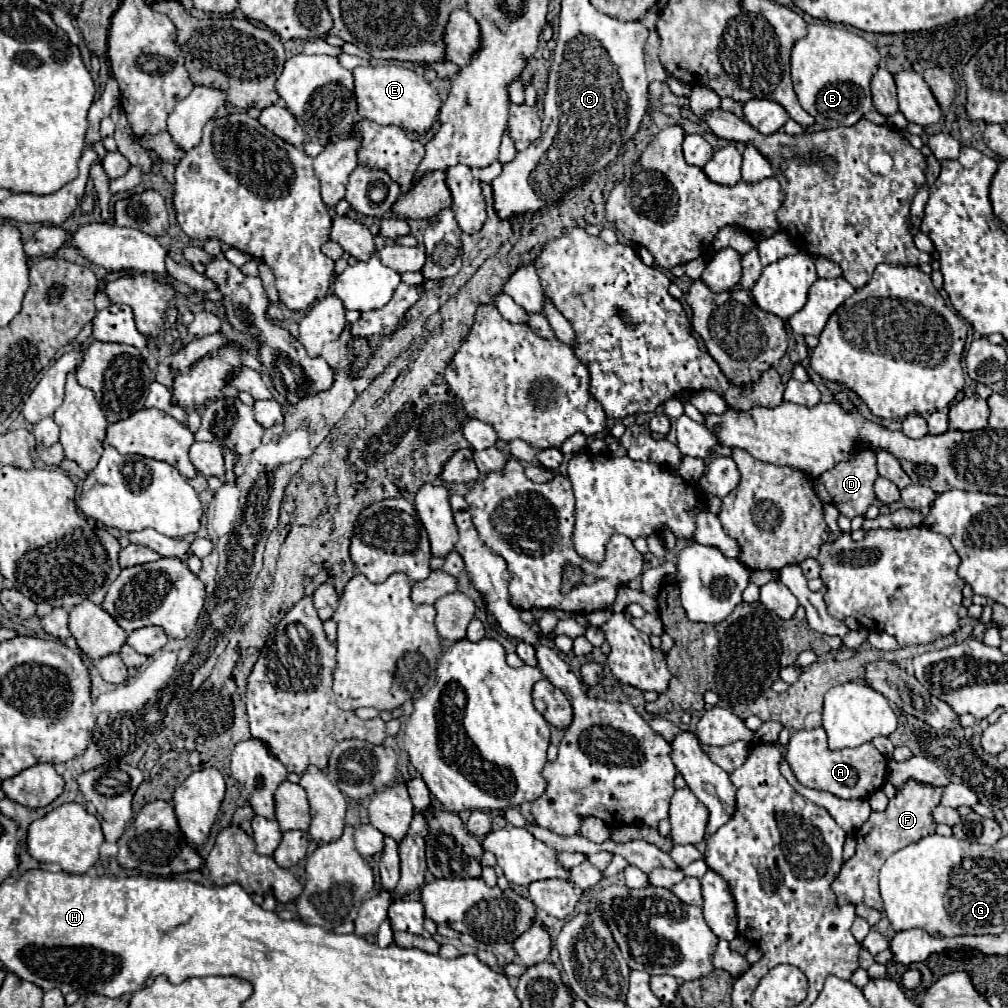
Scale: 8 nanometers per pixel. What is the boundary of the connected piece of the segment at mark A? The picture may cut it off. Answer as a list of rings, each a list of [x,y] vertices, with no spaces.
[[[822,727],[792,733],[786,747],[786,759],[800,785],[832,793],[838,799],[866,799],[886,783],[888,761],[872,743],[864,743],[854,749],[830,751],[826,745],[826,731]]]

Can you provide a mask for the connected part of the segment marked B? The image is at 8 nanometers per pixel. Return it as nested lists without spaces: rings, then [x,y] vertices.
[[[826,21],[808,25],[808,35],[792,49],[792,83],[804,111],[808,111],[822,129],[850,127],[870,109],[870,79],[878,69],[880,53],[872,43],[858,37],[845,26]]]

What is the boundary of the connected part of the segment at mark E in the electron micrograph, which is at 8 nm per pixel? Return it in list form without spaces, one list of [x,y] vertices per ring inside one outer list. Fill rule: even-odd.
[[[382,63],[356,67],[352,75],[360,117],[376,121],[378,125],[396,125],[414,133],[426,133],[436,123],[442,101],[438,91],[416,71],[396,63]]]

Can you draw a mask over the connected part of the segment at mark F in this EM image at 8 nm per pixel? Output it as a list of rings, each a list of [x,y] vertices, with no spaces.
[[[908,781],[896,793],[896,797],[890,799],[886,811],[870,815],[870,819],[860,827],[862,837],[856,837],[856,853],[848,861],[844,861],[838,877],[832,883],[832,891],[836,893],[838,905],[864,903],[866,907],[878,909],[880,913],[884,911],[882,899],[878,893],[878,871],[888,855],[934,833],[932,809],[938,805],[940,795],[942,795],[940,787],[922,785],[918,781]]]

